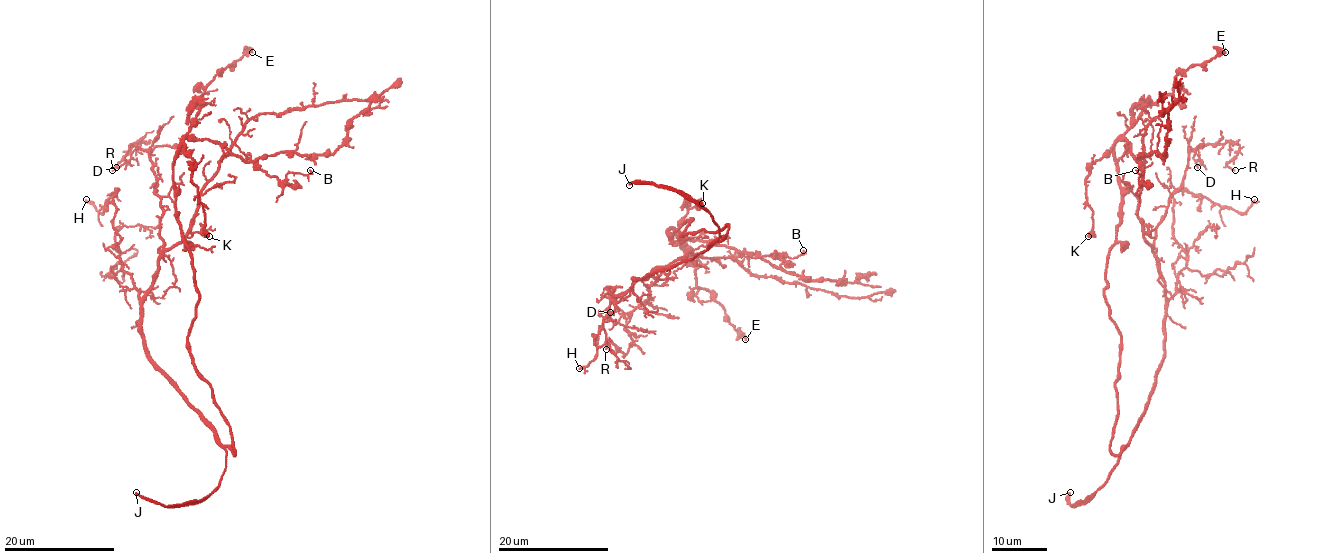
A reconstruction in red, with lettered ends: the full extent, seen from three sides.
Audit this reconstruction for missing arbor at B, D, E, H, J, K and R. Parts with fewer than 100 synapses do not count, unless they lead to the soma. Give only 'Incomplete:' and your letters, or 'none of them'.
Incomplete: J

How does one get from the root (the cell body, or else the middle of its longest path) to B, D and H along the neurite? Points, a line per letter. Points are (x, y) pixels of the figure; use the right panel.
B: (1112, 452), (1120, 330), (1105, 289), (1121, 210), (1120, 138), (1135, 170)
D: (1112, 452), (1129, 442), (1164, 355), (1165, 286), (1153, 245), (1156, 225), (1196, 148), (1197, 167)
H: (1112, 452), (1129, 442), (1164, 355), (1165, 303), (1186, 263), (1174, 236), (1174, 192), (1242, 213), (1254, 199)

